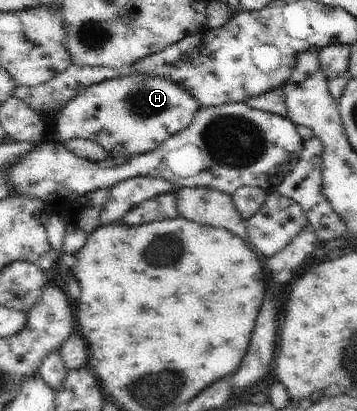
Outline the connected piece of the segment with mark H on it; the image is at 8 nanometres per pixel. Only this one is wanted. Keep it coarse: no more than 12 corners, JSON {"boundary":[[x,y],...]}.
{"boundary":[[168,77],[93,85],[54,140],[86,138],[110,159],[160,149],[201,103]]}

